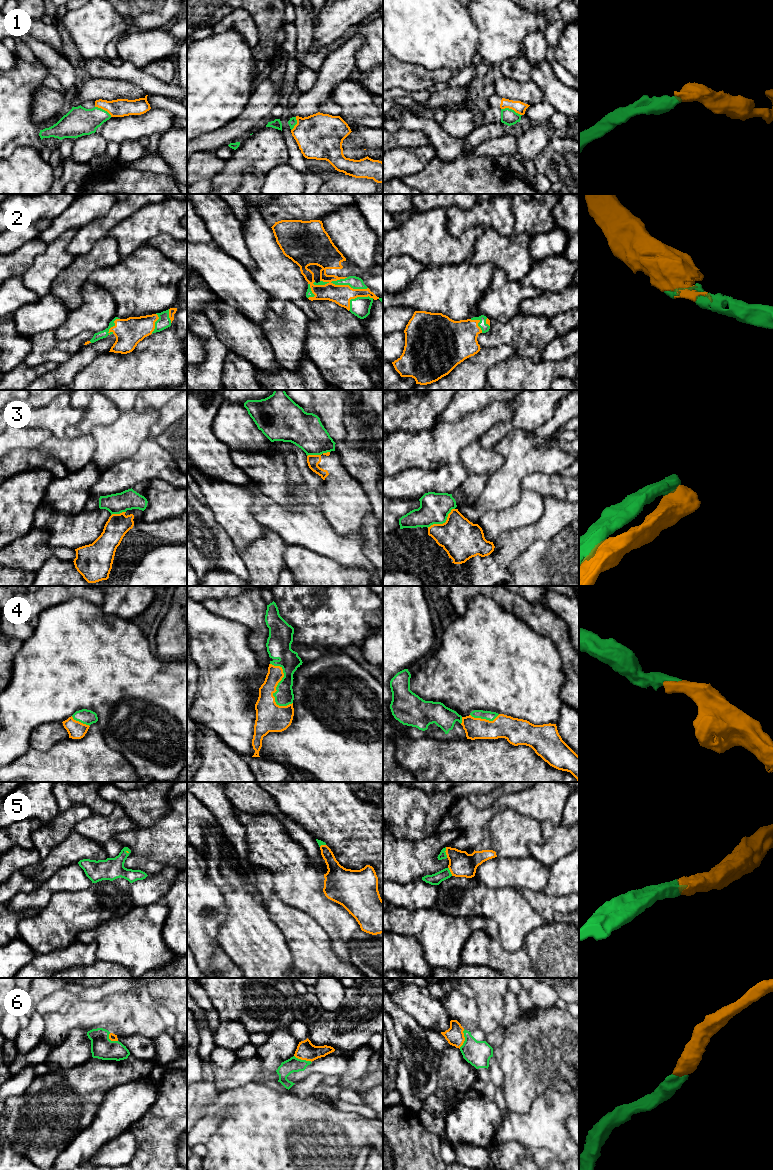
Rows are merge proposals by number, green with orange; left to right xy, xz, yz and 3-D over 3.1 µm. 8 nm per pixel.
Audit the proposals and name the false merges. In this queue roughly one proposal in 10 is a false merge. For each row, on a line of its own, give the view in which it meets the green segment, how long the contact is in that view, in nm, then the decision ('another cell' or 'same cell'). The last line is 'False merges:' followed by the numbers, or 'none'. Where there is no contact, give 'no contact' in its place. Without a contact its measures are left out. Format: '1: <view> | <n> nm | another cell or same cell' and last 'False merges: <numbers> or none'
1: yz | 180 nm | another cell
2: xz | 440 nm | same cell
3: yz | 280 nm | another cell
4: xz | 380 nm | same cell
5: yz | 90 nm | same cell
6: yz | 170 nm | same cell
False merges: 1, 3

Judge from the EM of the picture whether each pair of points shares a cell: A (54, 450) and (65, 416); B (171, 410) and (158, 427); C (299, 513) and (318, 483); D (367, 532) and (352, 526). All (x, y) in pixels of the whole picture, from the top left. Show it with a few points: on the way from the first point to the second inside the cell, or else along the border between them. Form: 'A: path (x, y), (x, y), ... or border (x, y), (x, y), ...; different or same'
A: border (52, 435), (58, 438), (65, 437); different
B: path (168, 414), (162, 423); same
C: border (318, 493), (312, 490), (297, 490), (291, 498); different
D: border (370, 513), (362, 521), (357, 534); different

